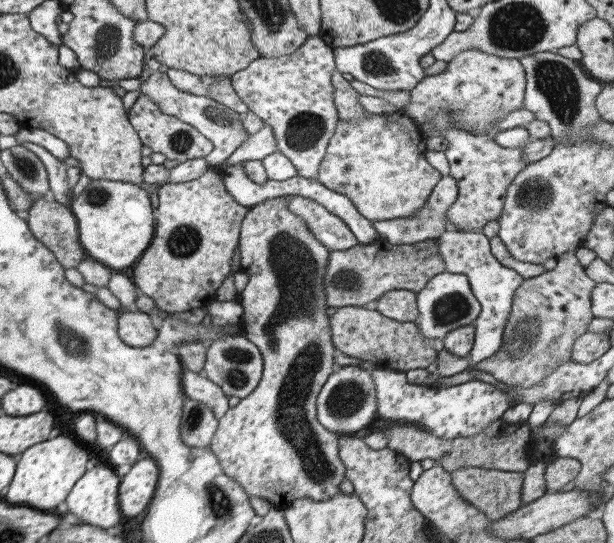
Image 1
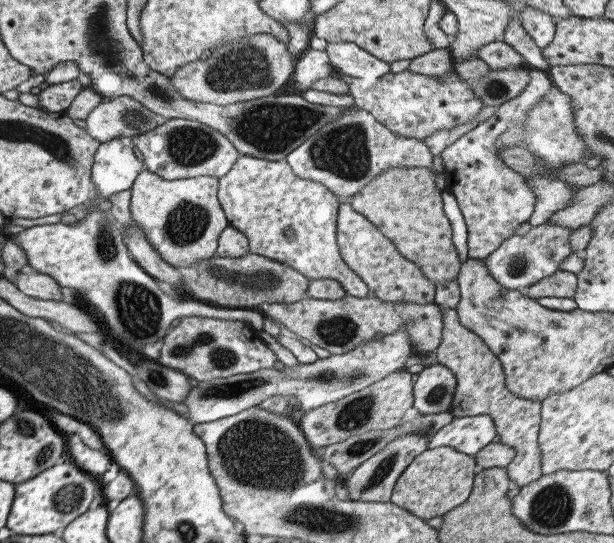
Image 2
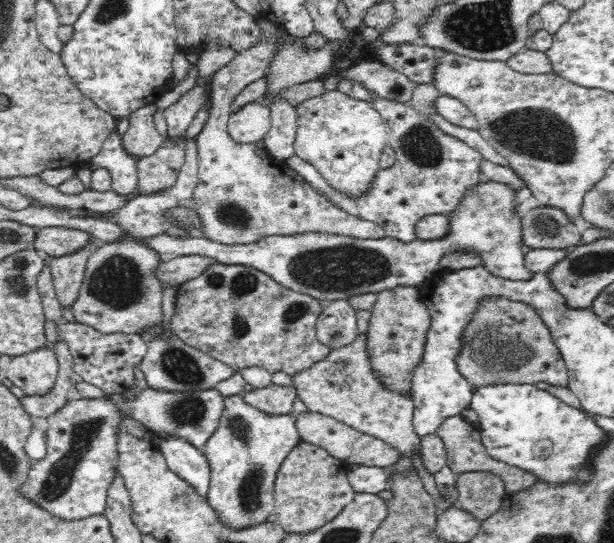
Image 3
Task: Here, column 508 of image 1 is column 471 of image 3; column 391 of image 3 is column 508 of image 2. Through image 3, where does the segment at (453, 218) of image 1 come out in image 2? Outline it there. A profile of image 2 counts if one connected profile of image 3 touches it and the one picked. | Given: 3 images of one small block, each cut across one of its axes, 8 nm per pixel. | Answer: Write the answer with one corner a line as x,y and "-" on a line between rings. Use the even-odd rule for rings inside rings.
530,68
528,74
529,83
517,96
500,104
493,115
469,129
439,153
443,159
447,191
455,197
466,224
467,255
475,259
485,260
503,240
515,234
517,225
528,221
533,213
533,192
525,185
524,178
506,166
498,154
503,146
520,144
523,119
553,86
545,71

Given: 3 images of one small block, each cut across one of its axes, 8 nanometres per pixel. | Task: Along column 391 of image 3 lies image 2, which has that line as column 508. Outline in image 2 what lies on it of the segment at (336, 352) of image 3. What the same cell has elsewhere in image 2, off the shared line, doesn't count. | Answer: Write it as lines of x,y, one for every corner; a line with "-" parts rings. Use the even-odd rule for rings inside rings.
455,309
443,311
441,340
435,349
435,362
455,375
456,389
449,408
452,417
489,416
501,444
515,450
513,460
505,467
511,485
522,487
537,480
542,475
537,447
541,402
518,398
509,392
504,386
504,372
497,356
475,333
459,323

